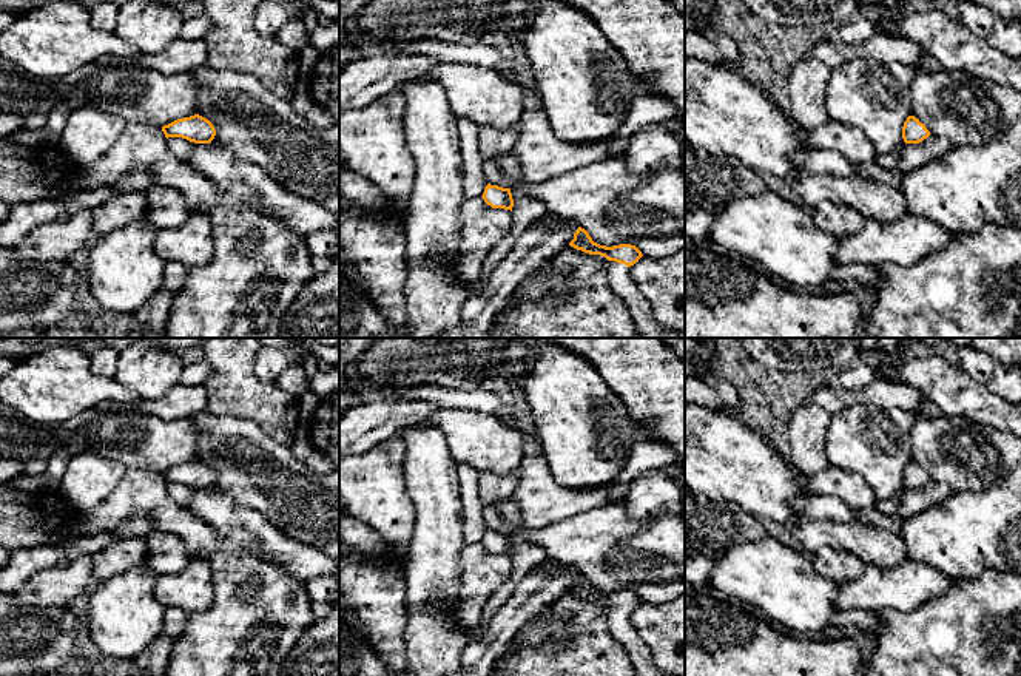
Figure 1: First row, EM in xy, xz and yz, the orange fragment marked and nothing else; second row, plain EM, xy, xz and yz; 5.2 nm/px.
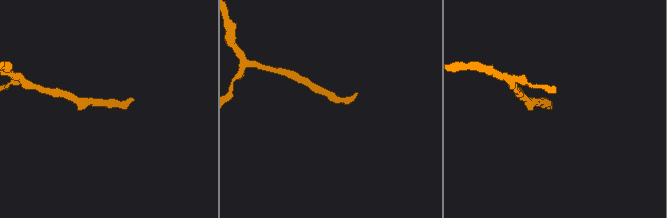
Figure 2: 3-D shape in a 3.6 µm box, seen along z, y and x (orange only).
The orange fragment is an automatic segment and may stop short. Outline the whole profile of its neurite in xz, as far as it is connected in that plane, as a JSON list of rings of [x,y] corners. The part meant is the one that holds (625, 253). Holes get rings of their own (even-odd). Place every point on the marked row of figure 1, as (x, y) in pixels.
[[[581,227],[577,228],[569,245],[589,255],[605,256],[608,259],[606,272],[609,287],[628,306],[635,330],[643,338],[663,336],[665,329],[652,316],[649,301],[642,295],[631,276],[629,267],[643,256],[635,245],[600,245],[594,242],[589,233]]]

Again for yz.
[[[908,116],[902,127],[902,139],[905,144],[919,144],[930,136],[930,131],[915,116]]]

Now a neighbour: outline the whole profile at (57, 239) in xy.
[[[83,208],[74,215],[35,227],[15,245],[15,255],[26,261],[66,261],[85,247],[93,225],[93,208]]]

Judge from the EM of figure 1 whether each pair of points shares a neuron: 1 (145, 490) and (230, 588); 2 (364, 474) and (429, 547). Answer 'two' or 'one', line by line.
1: two
2: two

